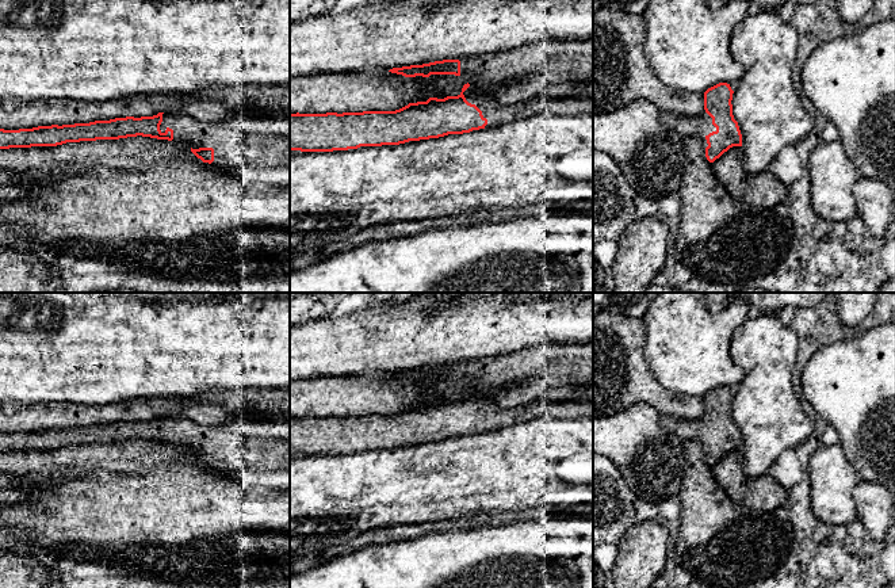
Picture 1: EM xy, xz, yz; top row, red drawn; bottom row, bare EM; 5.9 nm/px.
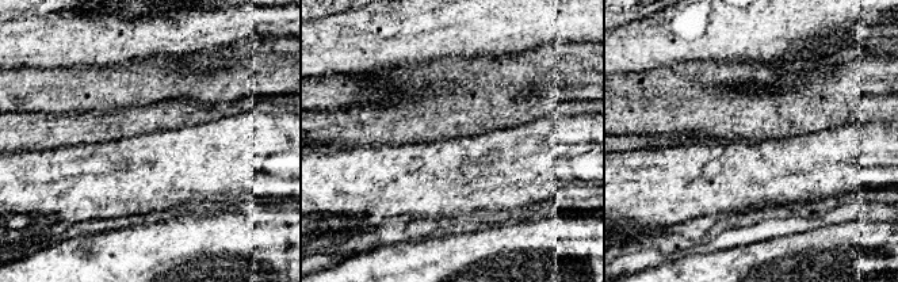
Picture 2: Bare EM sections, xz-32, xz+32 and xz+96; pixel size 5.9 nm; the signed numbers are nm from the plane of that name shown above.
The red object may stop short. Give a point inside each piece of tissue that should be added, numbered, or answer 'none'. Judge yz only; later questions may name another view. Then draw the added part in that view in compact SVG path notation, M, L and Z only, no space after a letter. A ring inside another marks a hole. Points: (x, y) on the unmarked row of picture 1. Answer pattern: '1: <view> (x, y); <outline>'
1: yz (702, 428); M661 415L661 425L673 432L681 440L695 439L699 440L704 448L708 450L705 440L716 435L716 431L712 428L712 421L705 416L701 415L697 420L684 420L668 415Z

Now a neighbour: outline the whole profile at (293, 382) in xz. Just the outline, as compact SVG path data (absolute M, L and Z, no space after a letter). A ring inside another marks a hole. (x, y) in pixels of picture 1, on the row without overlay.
M389 374L290 379L290 417L395 415L429 401L458 400L467 385L455 378L405 381Z

